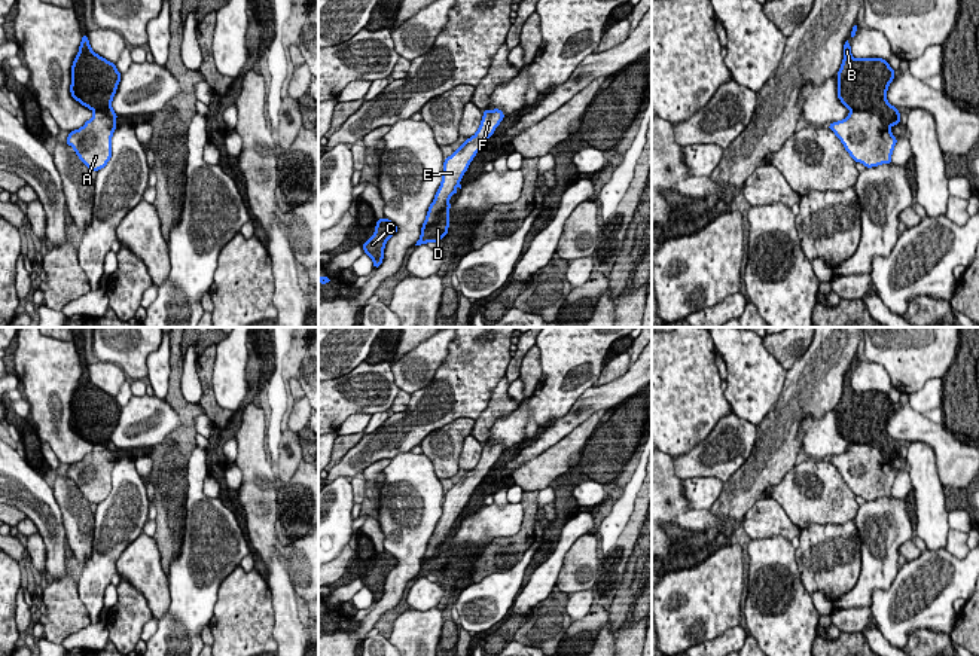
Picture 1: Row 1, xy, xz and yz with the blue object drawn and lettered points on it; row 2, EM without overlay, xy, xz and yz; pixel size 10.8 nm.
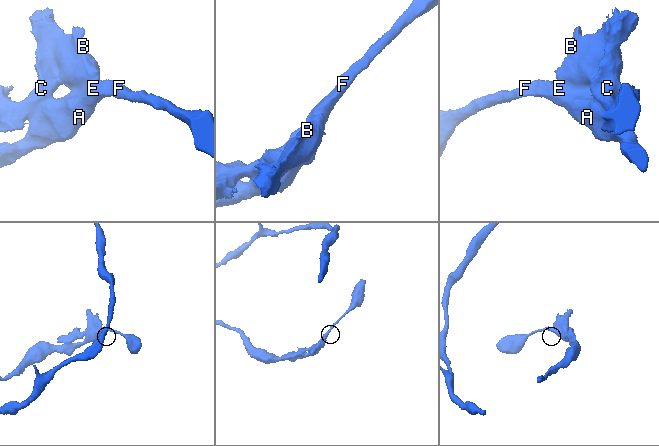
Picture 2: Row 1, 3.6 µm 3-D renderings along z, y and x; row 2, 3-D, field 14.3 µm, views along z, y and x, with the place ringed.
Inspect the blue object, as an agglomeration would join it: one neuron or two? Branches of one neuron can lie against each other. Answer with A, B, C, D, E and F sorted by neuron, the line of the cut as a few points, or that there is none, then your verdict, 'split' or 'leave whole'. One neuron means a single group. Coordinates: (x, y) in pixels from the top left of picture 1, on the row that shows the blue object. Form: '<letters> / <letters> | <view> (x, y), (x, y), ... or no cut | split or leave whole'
A E F / B C D | yz (851, 109), (874, 112), (888, 127) | split

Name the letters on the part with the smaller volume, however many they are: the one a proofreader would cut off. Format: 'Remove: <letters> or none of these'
Remove: B, C, D

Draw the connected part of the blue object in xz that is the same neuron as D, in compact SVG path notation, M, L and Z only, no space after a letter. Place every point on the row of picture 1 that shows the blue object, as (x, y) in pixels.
M451 204L446 205L436 217L436 220L421 229L421 237L415 245L427 244L428 241L439 242L446 234L449 228L449 208Z

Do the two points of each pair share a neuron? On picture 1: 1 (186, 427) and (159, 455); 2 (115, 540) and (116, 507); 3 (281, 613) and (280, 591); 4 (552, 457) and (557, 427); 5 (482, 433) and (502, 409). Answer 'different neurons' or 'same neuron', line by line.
1: same neuron
2: same neuron
3: same neuron
4: different neurons
5: same neuron

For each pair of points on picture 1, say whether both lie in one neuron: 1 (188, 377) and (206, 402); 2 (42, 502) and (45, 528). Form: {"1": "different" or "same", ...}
{"1": "different", "2": "same"}

